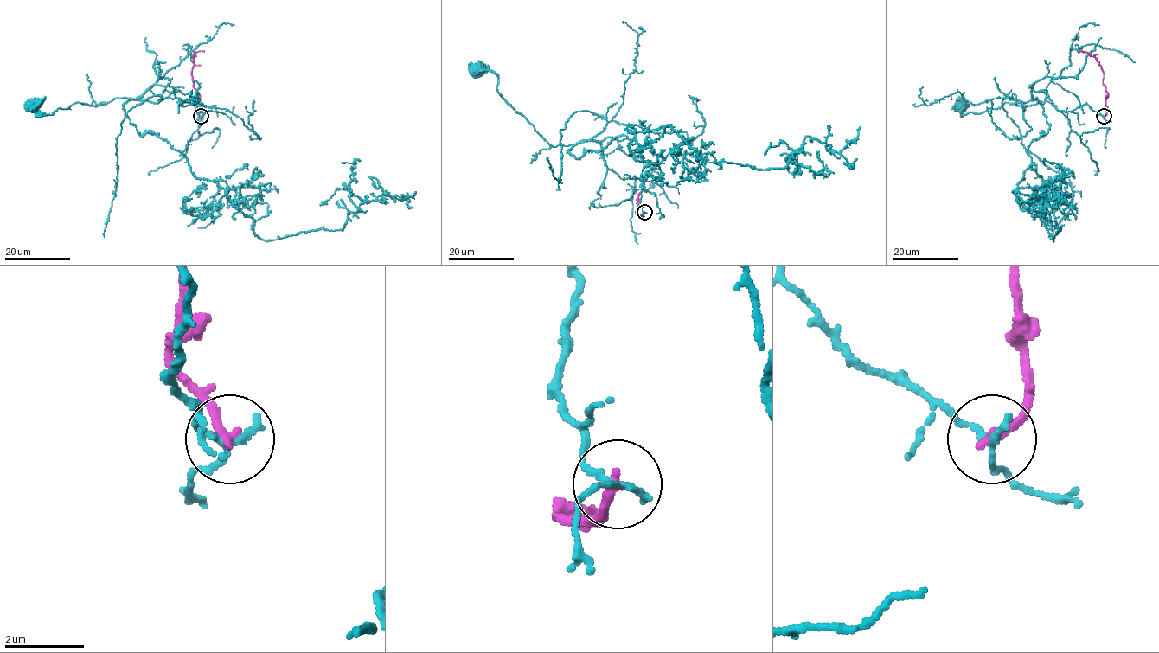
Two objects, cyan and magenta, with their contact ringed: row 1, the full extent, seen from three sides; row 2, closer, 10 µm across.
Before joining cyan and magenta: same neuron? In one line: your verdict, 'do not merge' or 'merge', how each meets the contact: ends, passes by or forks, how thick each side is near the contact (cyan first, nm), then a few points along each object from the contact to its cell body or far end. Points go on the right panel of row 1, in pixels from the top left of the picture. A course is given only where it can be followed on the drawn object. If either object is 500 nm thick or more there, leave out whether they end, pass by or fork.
do not merge; cyan passes by; magenta ends there; 160 nm thick on the cyan side, 260 nm on the other; cyan runs (1104, 117), (1086, 103), (1059, 111), (1033, 84), (1035, 104), (1005, 102), (965, 115), (962, 105); magenta runs (1104, 117), (1106, 112), (1107, 96), (1103, 83), (1104, 71), (1099, 62), (1088, 53), (1078, 50)

